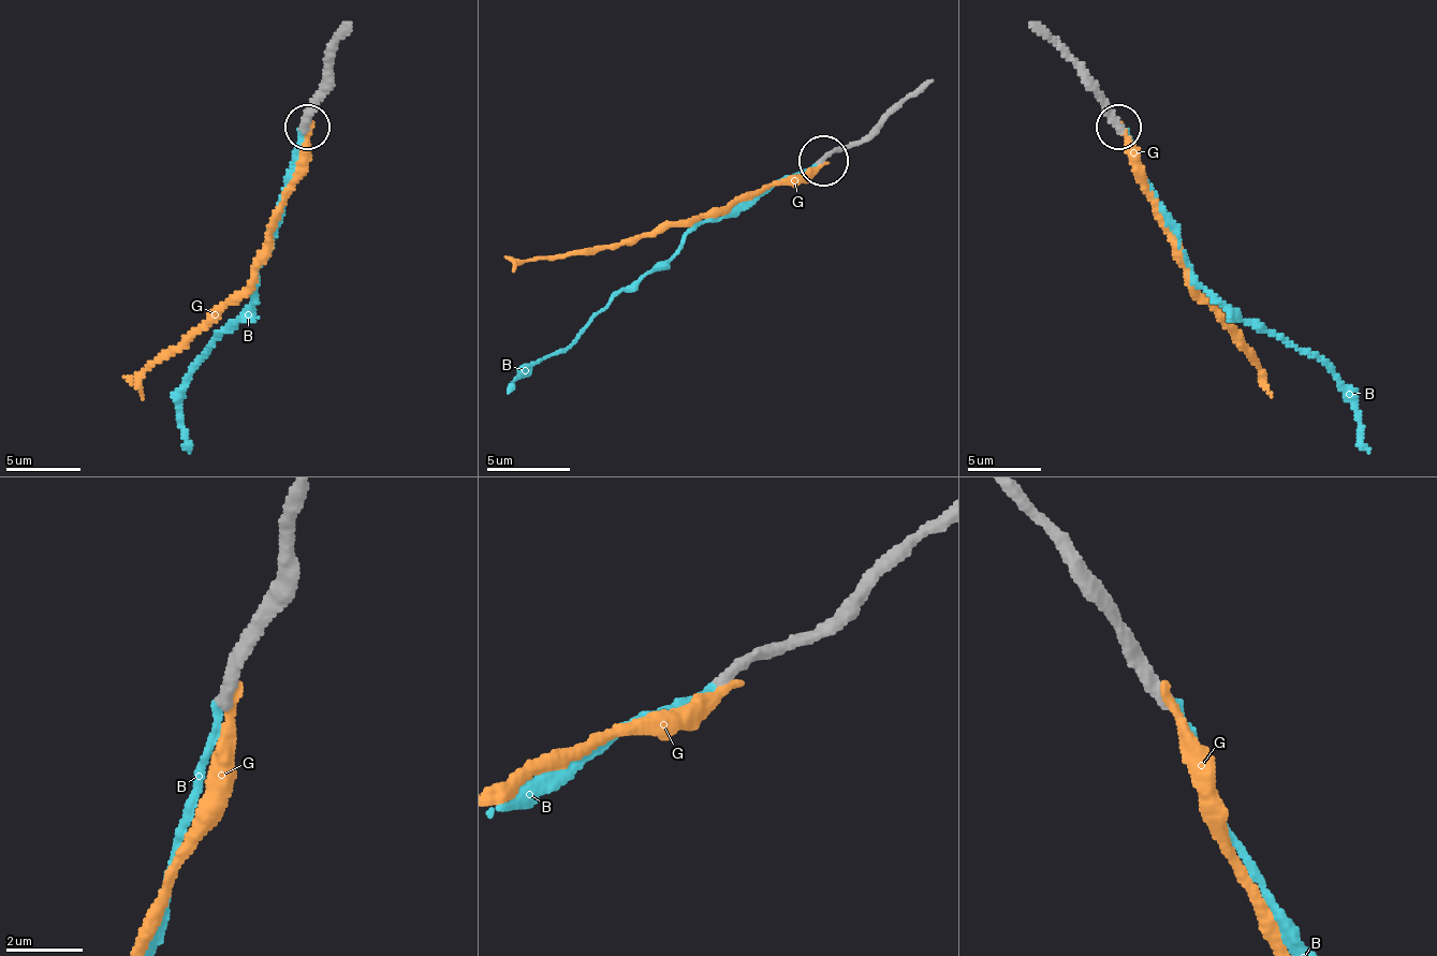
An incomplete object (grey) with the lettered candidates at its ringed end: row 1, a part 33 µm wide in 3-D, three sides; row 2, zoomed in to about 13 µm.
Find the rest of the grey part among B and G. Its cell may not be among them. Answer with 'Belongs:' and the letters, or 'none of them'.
Belongs: G

